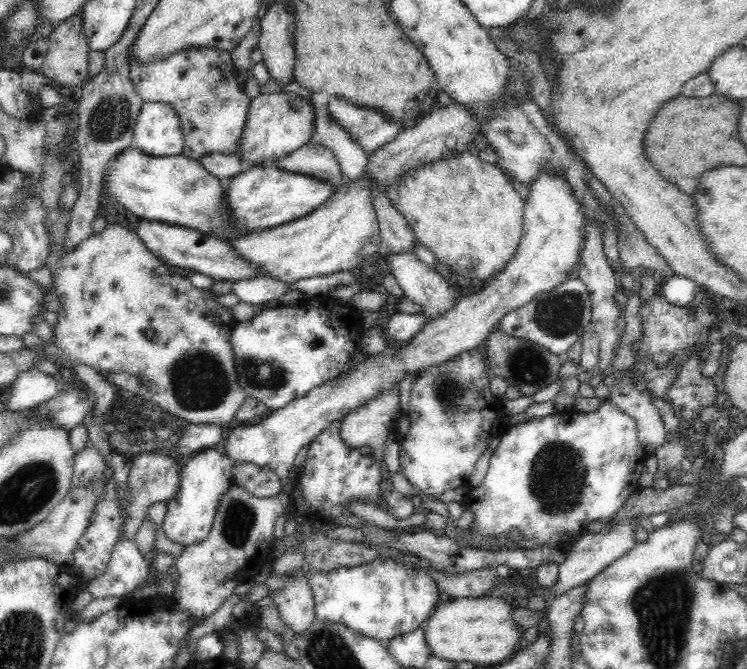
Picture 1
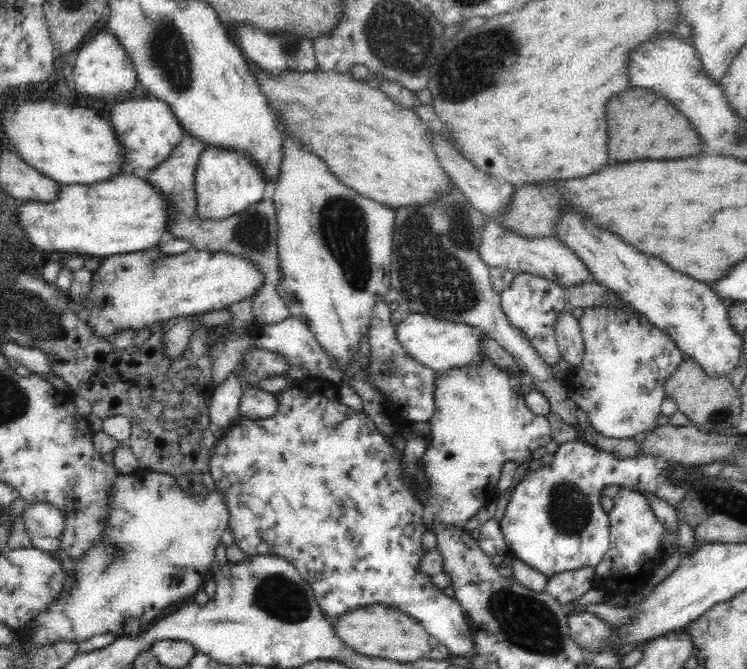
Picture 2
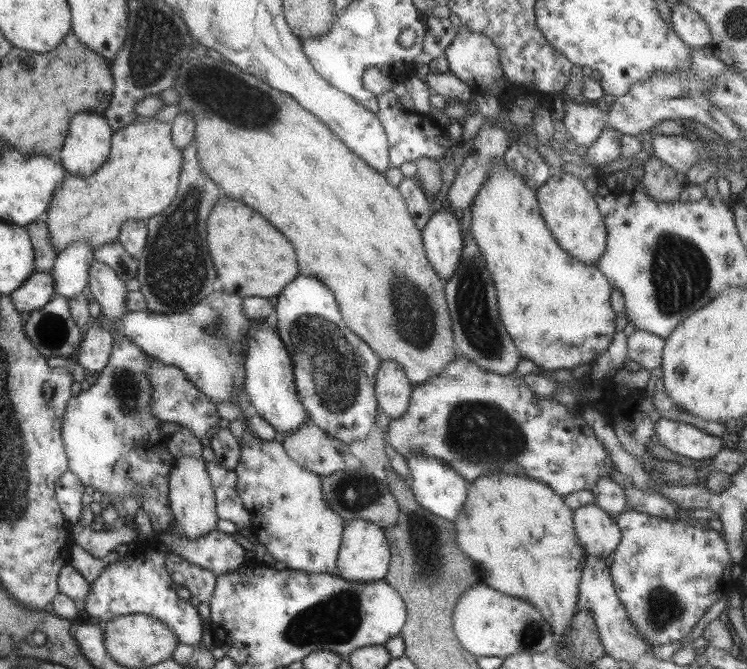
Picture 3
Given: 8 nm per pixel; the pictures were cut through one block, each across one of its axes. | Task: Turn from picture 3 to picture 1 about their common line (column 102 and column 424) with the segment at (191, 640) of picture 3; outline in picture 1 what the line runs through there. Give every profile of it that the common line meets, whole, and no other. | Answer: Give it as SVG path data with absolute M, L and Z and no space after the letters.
M378 558L359 566L340 566L329 572L310 567L306 572L305 568L296 570L299 572L286 574L284 578L292 580L303 576L307 580L315 607L315 619L342 624L360 635L381 642L424 626L444 600L428 571L394 559Z

